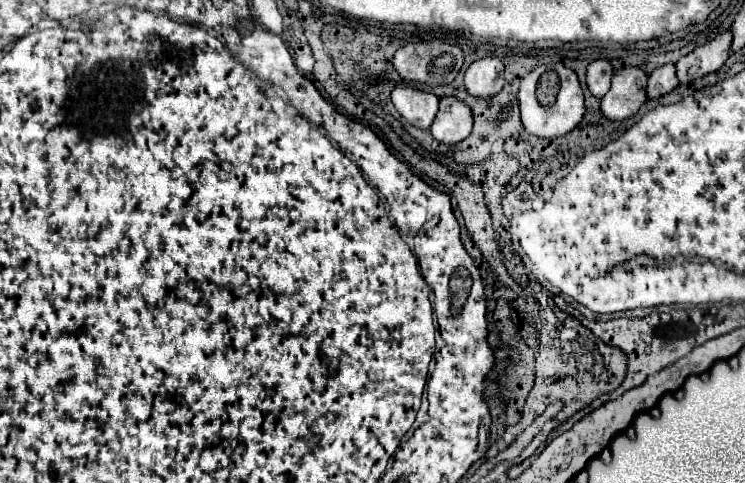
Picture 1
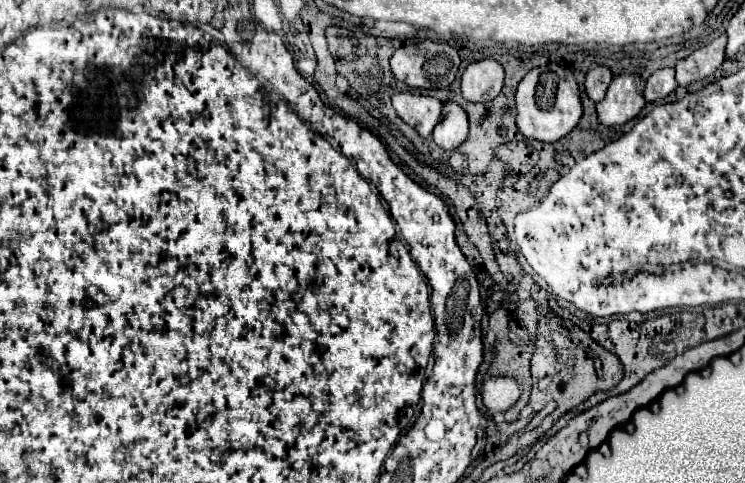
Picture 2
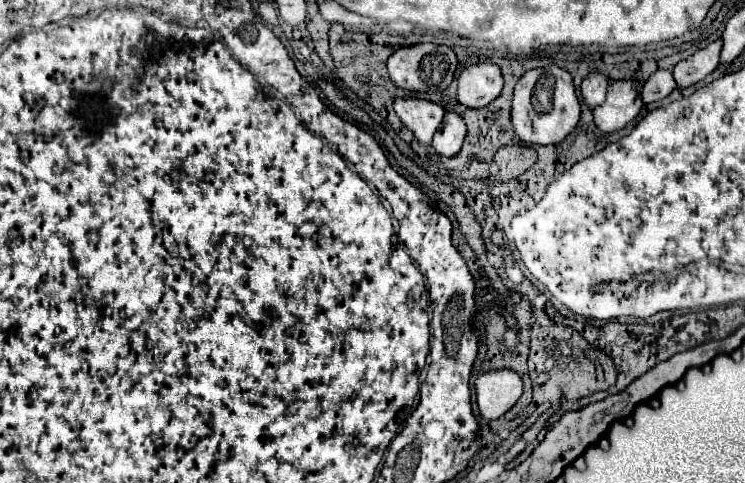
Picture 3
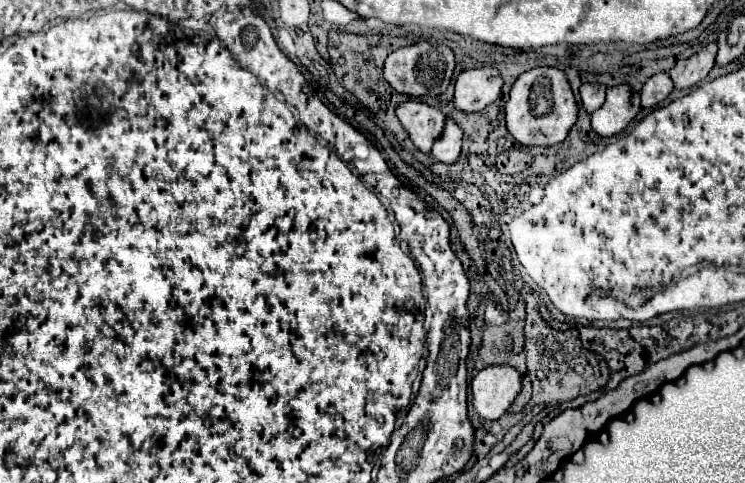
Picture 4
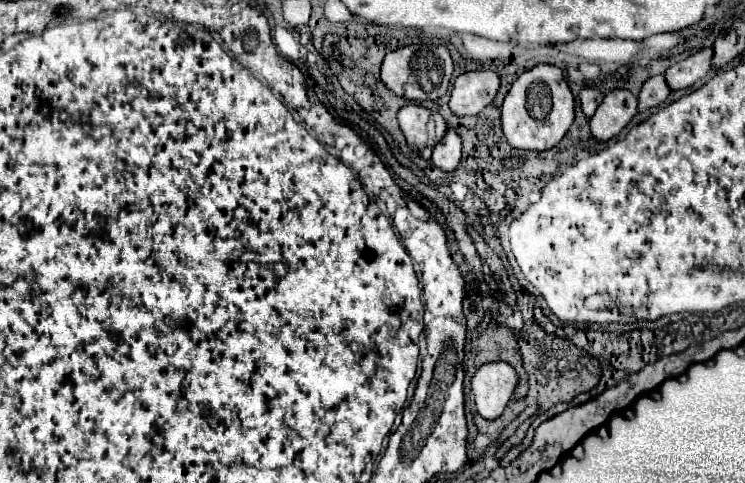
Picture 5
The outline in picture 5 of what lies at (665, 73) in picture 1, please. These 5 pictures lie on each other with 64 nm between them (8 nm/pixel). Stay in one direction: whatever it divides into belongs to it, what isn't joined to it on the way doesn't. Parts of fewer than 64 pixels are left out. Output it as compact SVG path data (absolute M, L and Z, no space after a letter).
M664 76L648 78L638 94L638 110L646 110L646 108L662 104L668 94L670 94L670 88L668 88Z

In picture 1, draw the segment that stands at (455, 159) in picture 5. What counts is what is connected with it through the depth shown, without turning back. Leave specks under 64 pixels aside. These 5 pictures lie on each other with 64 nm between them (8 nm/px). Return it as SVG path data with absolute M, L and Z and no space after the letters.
M440 98L440 110L430 126L432 136L442 144L458 144L468 138L472 130L472 112L458 98Z

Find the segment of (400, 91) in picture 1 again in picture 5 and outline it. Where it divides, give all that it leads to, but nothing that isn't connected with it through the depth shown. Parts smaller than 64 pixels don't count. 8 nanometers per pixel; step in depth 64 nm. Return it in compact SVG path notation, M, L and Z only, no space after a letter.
M408 104L408 106L400 108L398 122L400 122L400 130L406 136L408 146L418 150L420 158L430 160L432 148L446 134L444 118L438 112L432 112L424 106Z

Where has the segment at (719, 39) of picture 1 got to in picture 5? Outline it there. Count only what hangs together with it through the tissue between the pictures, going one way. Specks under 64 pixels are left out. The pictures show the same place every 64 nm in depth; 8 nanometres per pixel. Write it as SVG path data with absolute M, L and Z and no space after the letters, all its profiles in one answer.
M704 48L690 58L674 64L672 68L666 70L664 78L672 90L682 90L704 78L710 70L710 58L712 58L712 48Z

